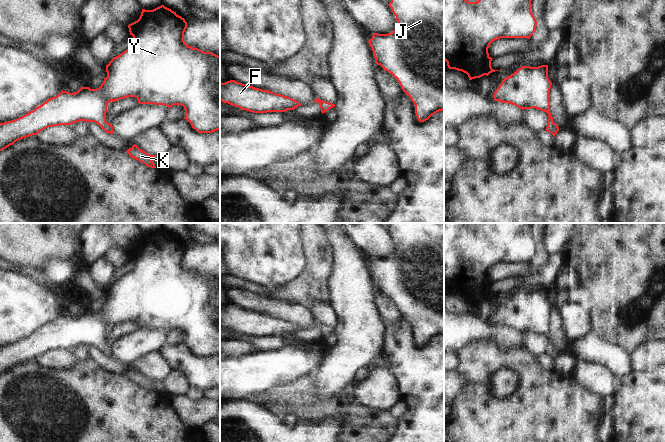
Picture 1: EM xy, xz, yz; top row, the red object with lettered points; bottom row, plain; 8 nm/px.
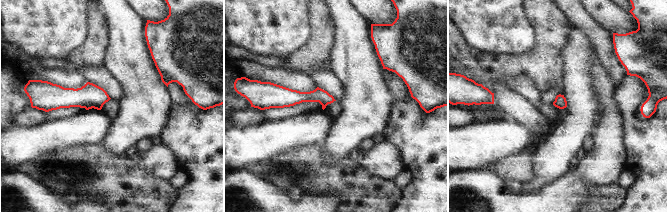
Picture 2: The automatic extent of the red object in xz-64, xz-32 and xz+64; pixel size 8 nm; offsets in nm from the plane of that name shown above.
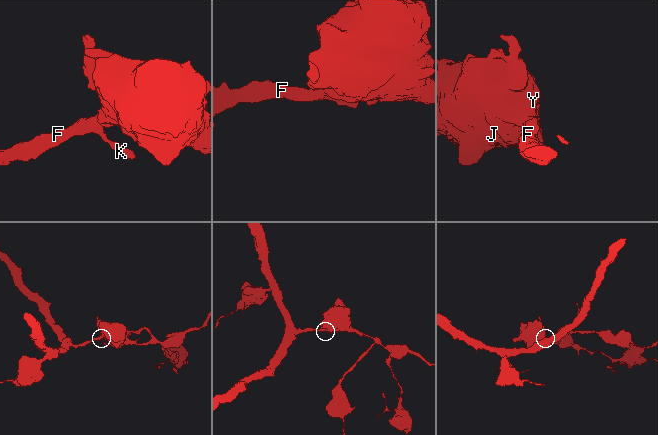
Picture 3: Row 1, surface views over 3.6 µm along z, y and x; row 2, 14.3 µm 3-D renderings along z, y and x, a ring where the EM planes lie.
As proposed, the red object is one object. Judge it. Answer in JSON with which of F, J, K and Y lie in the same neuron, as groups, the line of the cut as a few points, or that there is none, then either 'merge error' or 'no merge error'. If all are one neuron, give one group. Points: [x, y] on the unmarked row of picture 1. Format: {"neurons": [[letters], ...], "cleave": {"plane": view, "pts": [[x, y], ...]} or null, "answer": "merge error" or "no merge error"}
{"neurons": [["F", "J", "K", "Y"]], "cleave": null, "answer": "no merge error"}

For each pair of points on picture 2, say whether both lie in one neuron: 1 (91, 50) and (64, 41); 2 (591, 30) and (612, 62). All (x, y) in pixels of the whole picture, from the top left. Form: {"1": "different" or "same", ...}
{"1": "different", "2": "same"}

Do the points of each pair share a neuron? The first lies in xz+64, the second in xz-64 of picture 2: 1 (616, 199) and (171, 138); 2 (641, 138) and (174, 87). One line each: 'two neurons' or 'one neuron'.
1: two neurons
2: two neurons

